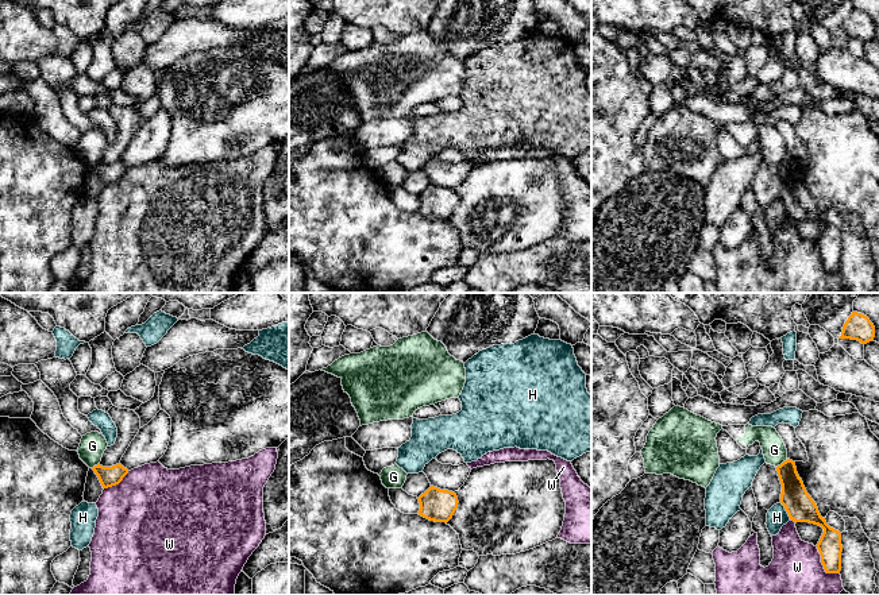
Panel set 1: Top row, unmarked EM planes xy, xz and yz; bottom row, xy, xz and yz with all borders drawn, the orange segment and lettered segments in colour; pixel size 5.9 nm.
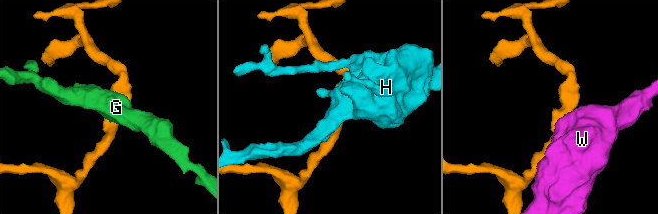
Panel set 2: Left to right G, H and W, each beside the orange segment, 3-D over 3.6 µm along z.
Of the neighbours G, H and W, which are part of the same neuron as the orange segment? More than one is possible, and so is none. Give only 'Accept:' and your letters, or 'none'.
Accept: none

